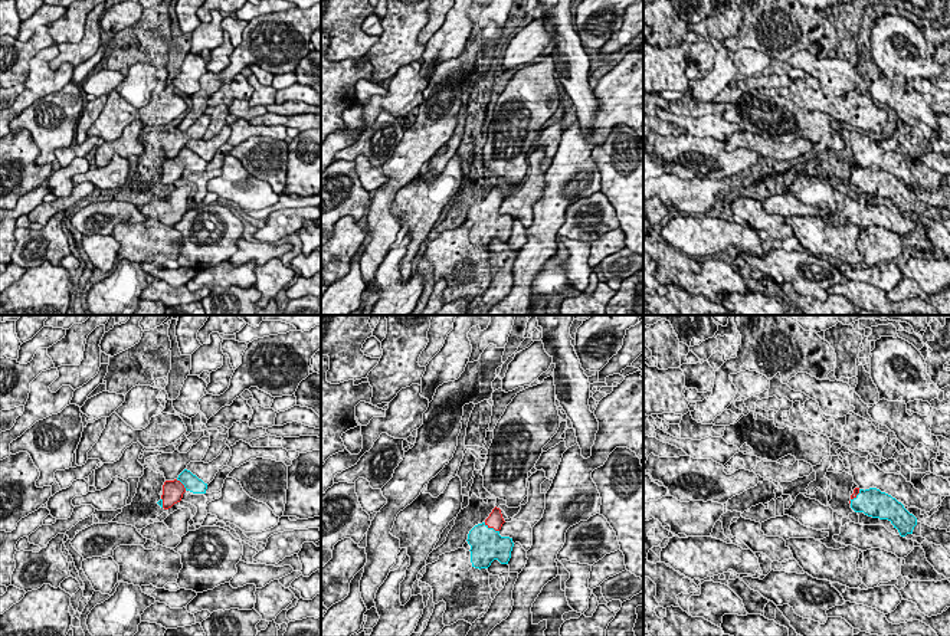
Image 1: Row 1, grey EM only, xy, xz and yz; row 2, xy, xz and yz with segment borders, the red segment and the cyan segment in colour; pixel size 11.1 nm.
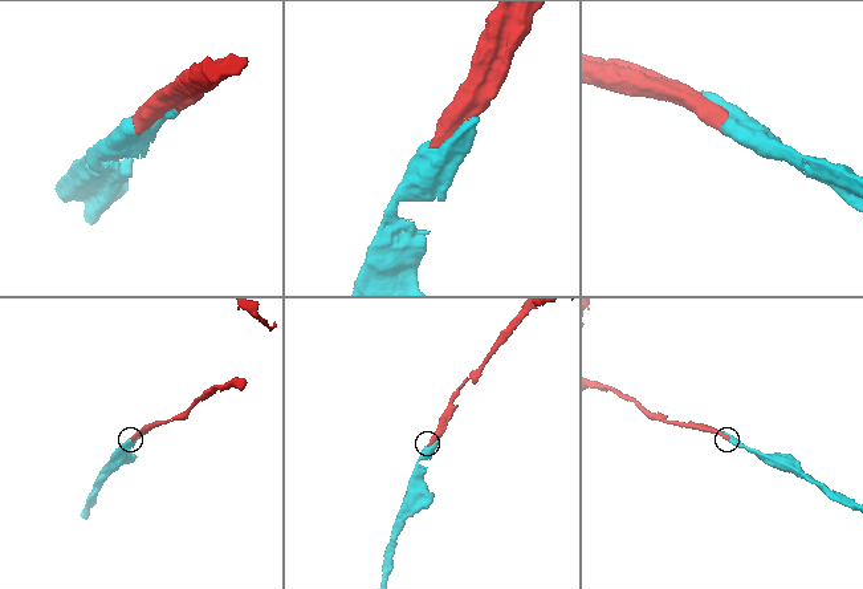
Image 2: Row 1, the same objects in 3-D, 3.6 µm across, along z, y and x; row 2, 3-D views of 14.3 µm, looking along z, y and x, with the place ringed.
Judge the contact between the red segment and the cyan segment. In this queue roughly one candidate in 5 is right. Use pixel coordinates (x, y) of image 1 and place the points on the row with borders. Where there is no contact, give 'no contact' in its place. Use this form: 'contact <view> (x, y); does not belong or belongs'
contact xz (491, 527); belongs

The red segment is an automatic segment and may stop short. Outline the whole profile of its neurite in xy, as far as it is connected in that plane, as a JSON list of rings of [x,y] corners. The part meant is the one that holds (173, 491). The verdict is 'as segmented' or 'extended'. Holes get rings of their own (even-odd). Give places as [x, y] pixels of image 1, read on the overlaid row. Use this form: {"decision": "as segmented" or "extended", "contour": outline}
{"decision": "extended", "contour": [[[184,469],[177,479],[166,481],[163,485],[161,499],[157,502],[161,508],[168,509],[174,504],[180,502],[183,494],[190,491],[193,494],[206,494],[207,483]]]}

